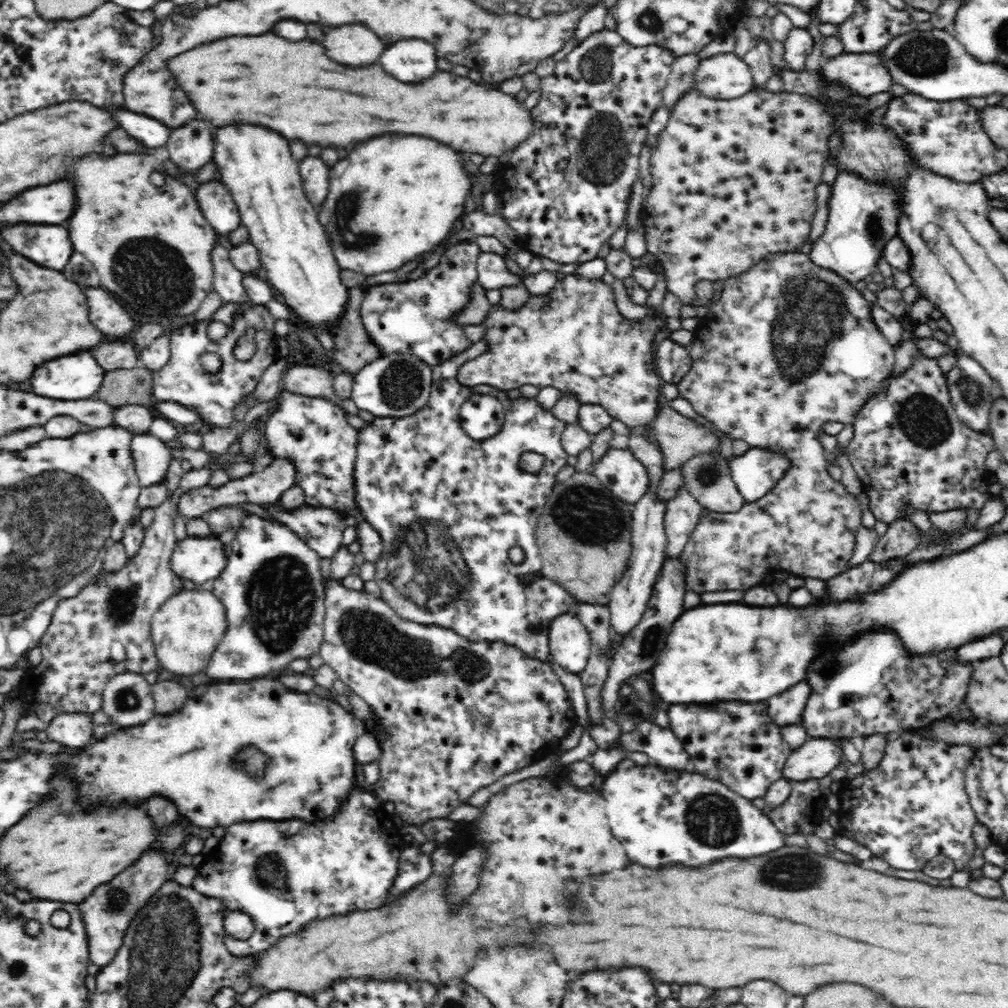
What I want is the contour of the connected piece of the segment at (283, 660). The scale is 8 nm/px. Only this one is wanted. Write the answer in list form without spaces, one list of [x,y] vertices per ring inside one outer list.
[[[246,514],[241,521],[240,529],[236,532],[235,539],[230,544],[230,556],[227,556],[227,563],[221,575],[210,582],[213,594],[222,601],[228,612],[228,630],[224,634],[224,640],[218,644],[216,652],[212,654],[212,660],[206,669],[206,674],[214,680],[248,680],[248,678],[260,678],[270,674],[279,674],[279,671],[289,666],[296,658],[308,658],[320,650],[323,643],[323,620],[325,617],[325,579],[321,573],[322,559],[318,553],[312,552],[311,548],[296,533],[286,526],[276,523],[270,519],[260,518],[255,514]]]

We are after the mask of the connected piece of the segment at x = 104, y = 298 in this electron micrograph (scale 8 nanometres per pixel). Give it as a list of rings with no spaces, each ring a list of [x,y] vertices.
[[[88,288],[88,296],[92,296],[92,324],[96,324],[100,332],[122,336],[134,328],[132,318],[118,302],[108,296],[108,292],[100,288]]]

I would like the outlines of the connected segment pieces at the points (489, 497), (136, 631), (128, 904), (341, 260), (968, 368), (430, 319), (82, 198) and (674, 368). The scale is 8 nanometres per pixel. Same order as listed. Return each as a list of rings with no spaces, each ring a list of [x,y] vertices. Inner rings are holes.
[[[456,377],[446,379],[434,379],[430,400],[426,407],[418,410],[412,416],[406,418],[392,417],[375,417],[370,423],[365,424],[364,428],[358,432],[357,454],[354,468],[354,488],[356,494],[356,508],[359,508],[365,522],[368,522],[374,530],[380,534],[382,541],[382,550],[386,553],[380,555],[374,562],[374,582],[380,590],[380,599],[384,599],[402,619],[408,619],[423,625],[436,625],[442,628],[454,629],[458,635],[466,637],[471,641],[504,641],[509,645],[516,645],[531,657],[538,660],[549,662],[552,660],[549,649],[549,627],[550,622],[559,614],[570,613],[574,609],[577,602],[571,594],[563,587],[547,577],[540,576],[542,574],[542,560],[538,556],[537,528],[540,515],[546,506],[549,496],[552,494],[554,485],[556,484],[556,475],[563,466],[567,465],[568,454],[563,450],[561,440],[562,432],[567,428],[567,424],[557,420],[550,410],[540,408],[534,400],[526,400],[526,398],[517,398],[516,400],[506,400],[502,402],[504,410],[504,425],[502,431],[494,434],[492,438],[484,438],[484,440],[476,440],[460,427],[459,408],[469,401],[471,394],[489,395],[500,401],[500,389],[492,386],[464,386],[461,385]],[[524,452],[538,452],[544,456],[544,466],[538,474],[528,474],[522,472],[520,468],[520,456]],[[513,546],[520,546],[525,552],[524,560],[519,564],[514,564],[508,557],[508,550]],[[520,574],[536,574],[538,580],[531,584],[522,584],[520,582]]]
[[[193,469],[185,472],[178,487],[155,508],[155,518],[152,525],[145,530],[142,546],[132,558],[128,558],[126,566],[120,570],[103,571],[90,584],[85,585],[76,596],[68,597],[58,602],[52,612],[51,623],[39,646],[42,662],[27,671],[27,678],[35,682],[32,686],[18,686],[19,702],[23,712],[21,717],[35,714],[42,722],[50,724],[60,713],[86,712],[94,714],[101,709],[105,684],[117,674],[136,672],[148,674],[160,668],[160,661],[155,653],[155,646],[151,637],[151,620],[154,613],[170,598],[185,588],[180,578],[171,570],[171,556],[178,540],[174,535],[175,515],[180,497],[184,492],[204,485],[208,485],[211,472],[206,469]]]
[[[144,854],[132,868],[118,874],[114,880],[110,880],[104,886],[98,886],[90,898],[86,898],[82,904],[78,904],[82,912],[82,920],[86,922],[88,932],[88,944],[90,944],[89,959],[96,966],[104,968],[114,958],[116,950],[122,946],[122,938],[128,922],[136,916],[136,912],[148,902],[148,898],[162,886],[162,882],[168,880],[168,866],[164,856],[160,854]]]
[[[378,136],[378,138],[362,142],[358,148],[354,148],[348,154],[346,160],[340,160],[338,164],[334,164],[334,168],[329,172],[330,188],[323,205],[317,211],[317,215],[320,224],[324,227],[324,231],[327,232],[328,242],[331,244],[332,251],[334,251],[338,267],[363,274],[365,277],[374,276],[374,274],[392,272],[396,268],[402,268],[408,262],[416,259],[416,256],[420,256],[424,252],[434,251],[436,246],[452,232],[454,222],[464,214],[466,196],[468,196],[470,188],[473,188],[472,175],[464,168],[465,164],[466,160],[462,162],[462,156],[458,152],[454,152],[452,148],[448,148],[448,146],[444,146],[436,140],[424,138],[424,136]]]
[[[961,354],[945,374],[951,403],[959,420],[971,430],[989,432],[989,410],[992,396],[992,377],[972,357]]]
[[[464,242],[449,248],[442,254],[440,264],[417,280],[385,283],[365,290],[358,312],[381,355],[409,352],[433,367],[470,346],[464,329],[450,318],[468,304],[470,286],[478,278],[480,253],[481,248],[475,242]]]
[[[116,154],[116,156],[84,156],[82,160],[74,162],[72,166],[72,180],[76,186],[76,200],[78,200],[78,208],[74,212],[74,216],[68,220],[70,224],[70,240],[74,244],[74,250],[84,254],[96,268],[100,282],[106,290],[114,292],[128,308],[132,308],[138,314],[144,316],[182,316],[186,321],[191,320],[193,314],[200,308],[202,301],[208,296],[208,293],[214,290],[213,288],[213,264],[211,259],[212,248],[215,248],[216,240],[220,237],[214,230],[214,227],[204,218],[203,212],[200,211],[199,204],[194,198],[194,190],[186,188],[182,182],[178,182],[172,176],[166,176],[166,184],[164,186],[152,186],[148,176],[156,170],[164,170],[162,164],[150,156],[150,154]]]
[[[667,338],[656,348],[656,368],[659,377],[667,384],[677,385],[691,369],[689,350]]]

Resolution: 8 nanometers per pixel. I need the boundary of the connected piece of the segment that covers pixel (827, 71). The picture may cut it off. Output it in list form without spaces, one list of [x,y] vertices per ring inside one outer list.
[[[841,53],[830,58],[822,72],[828,81],[864,96],[887,92],[894,84],[888,69],[870,53]]]

